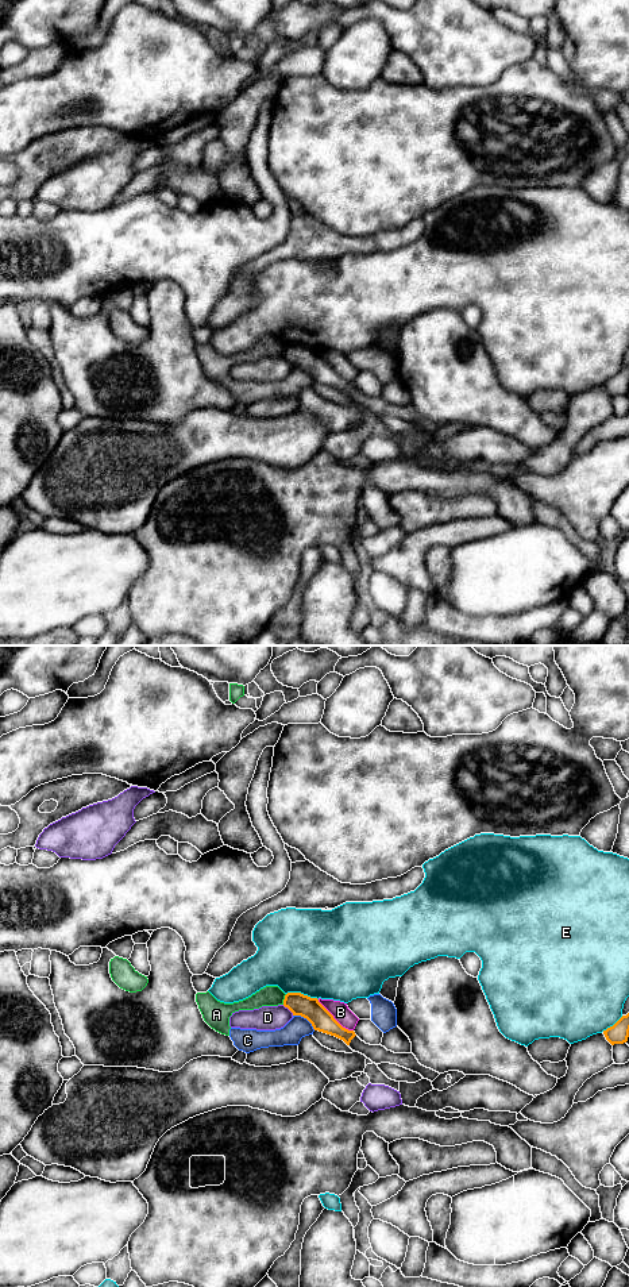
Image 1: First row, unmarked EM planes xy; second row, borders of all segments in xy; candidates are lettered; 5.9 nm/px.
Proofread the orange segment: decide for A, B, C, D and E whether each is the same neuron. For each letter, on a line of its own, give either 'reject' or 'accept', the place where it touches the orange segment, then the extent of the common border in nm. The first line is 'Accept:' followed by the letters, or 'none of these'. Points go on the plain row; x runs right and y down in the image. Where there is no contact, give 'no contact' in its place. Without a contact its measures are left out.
Accept: none of these
A: reject; contact xy (284, 351); length 70 nm
B: reject; contact xy (334, 370); length 280 nm
C: reject; contact xy (305, 369); length 160 nm
D: reject; contact xy (288, 359); length 90 nm
E: reject; contact xy (303, 346); length 200 nm

